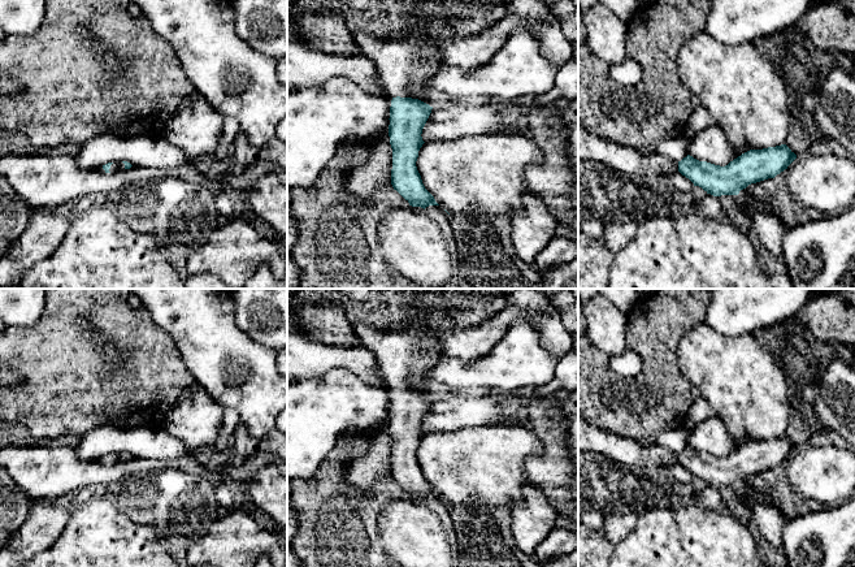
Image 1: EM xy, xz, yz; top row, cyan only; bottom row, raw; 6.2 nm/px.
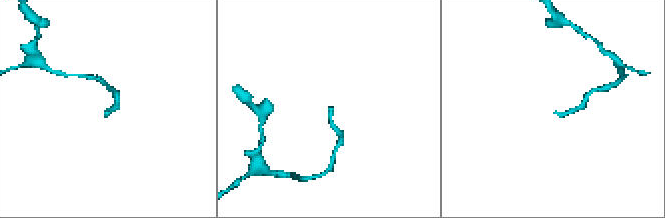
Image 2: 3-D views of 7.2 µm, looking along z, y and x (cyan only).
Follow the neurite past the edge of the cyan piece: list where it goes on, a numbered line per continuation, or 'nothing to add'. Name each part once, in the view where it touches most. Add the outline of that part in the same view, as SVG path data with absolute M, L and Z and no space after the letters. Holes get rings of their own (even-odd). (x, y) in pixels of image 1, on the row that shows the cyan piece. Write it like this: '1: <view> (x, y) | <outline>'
1: xz (407, 64) | M357 31L353 39L363 56L378 68L382 85L392 98L411 98L426 88L440 70L438 48L426 35L405 31L398 36L377 38Z

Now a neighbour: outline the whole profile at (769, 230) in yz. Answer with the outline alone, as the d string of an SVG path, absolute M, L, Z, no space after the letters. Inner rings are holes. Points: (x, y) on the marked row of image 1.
M746 192L743 200L760 244L776 259L782 260L782 241L787 228L767 209L765 204L754 202Z

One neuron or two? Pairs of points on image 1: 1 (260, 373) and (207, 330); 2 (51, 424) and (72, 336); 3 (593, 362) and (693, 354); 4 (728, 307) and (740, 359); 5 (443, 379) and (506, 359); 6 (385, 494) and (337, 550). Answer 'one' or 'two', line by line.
1: one
2: one
3: two
4: two
5: one
6: one

